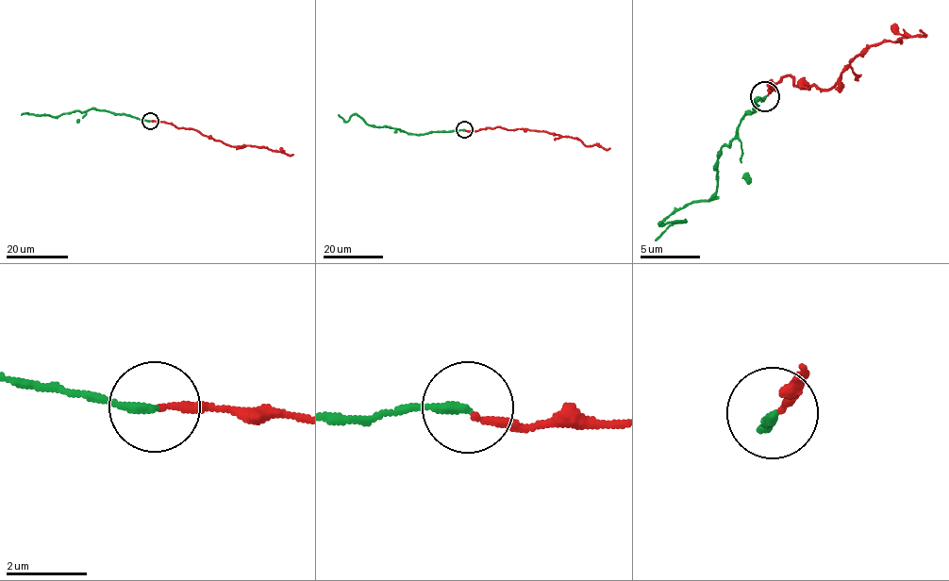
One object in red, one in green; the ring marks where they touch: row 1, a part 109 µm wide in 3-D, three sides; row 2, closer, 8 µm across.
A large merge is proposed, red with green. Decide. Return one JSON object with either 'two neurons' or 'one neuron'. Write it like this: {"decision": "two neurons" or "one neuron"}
{"decision": "one neuron"}

